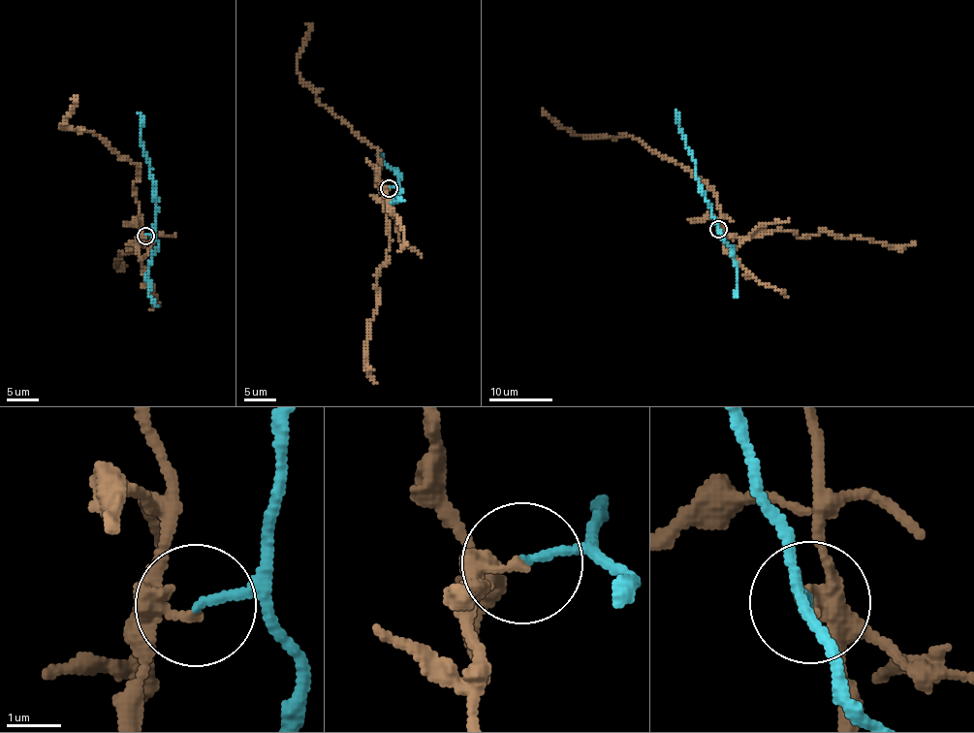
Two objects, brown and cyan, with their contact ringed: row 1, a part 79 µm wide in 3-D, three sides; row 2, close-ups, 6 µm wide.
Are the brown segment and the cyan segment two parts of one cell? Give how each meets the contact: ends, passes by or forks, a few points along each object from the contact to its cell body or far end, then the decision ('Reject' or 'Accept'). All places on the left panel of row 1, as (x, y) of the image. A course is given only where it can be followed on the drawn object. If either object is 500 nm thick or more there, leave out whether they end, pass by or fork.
At the ring brown ends. At the ring cyan ends. Course of brown: (144, 237), (134, 187), (138, 166), (114, 153), (93, 133), (62, 128), (61, 123), (75, 104), (73, 95). Course of cyan: (144, 235), (153, 230), (155, 183), (141, 144), (141, 115), (138, 111). Reject

